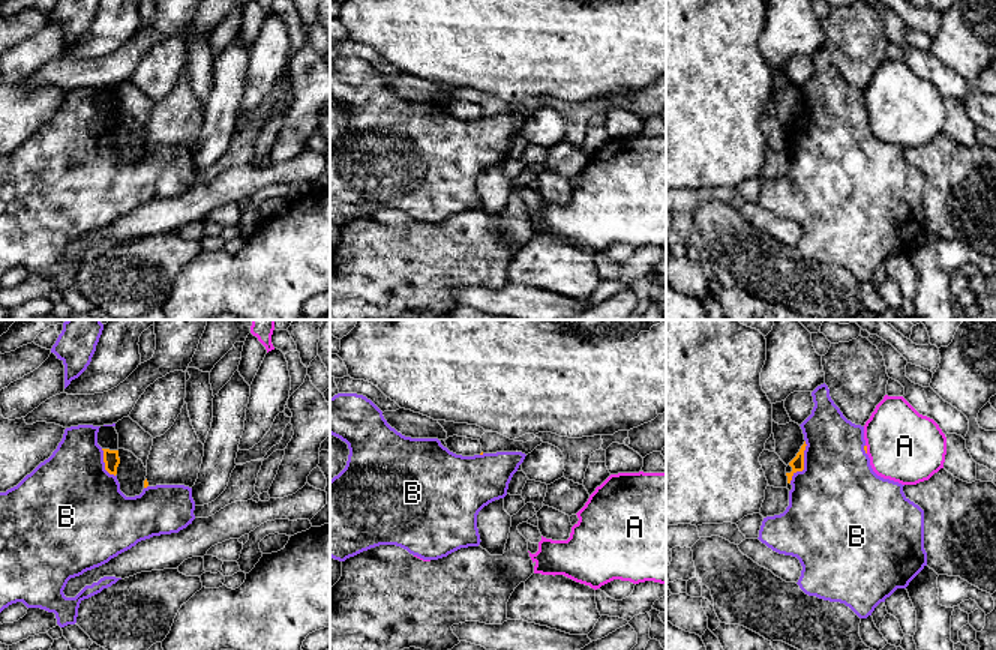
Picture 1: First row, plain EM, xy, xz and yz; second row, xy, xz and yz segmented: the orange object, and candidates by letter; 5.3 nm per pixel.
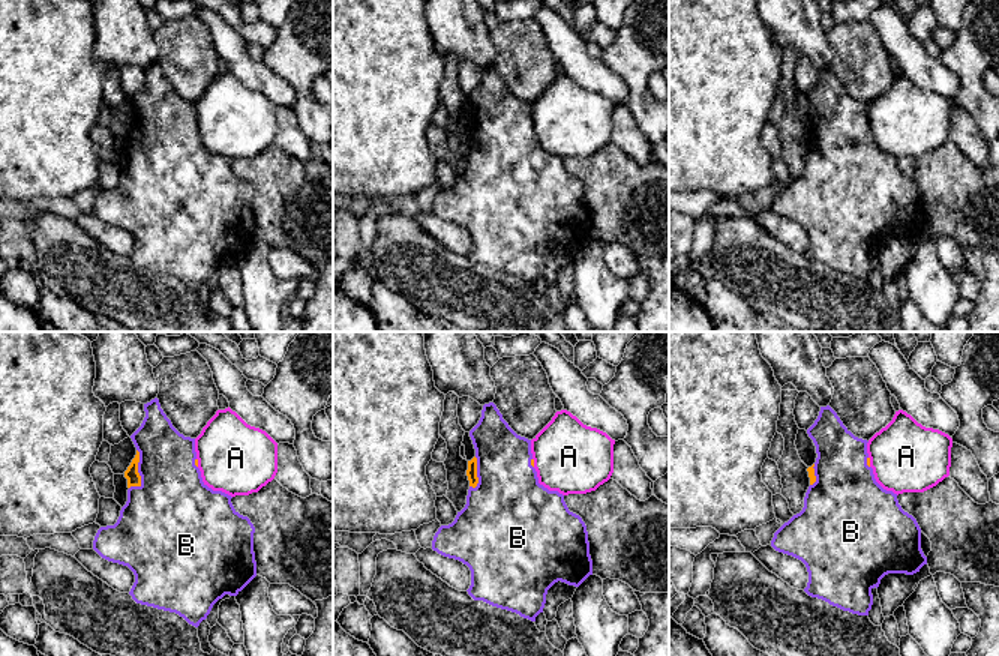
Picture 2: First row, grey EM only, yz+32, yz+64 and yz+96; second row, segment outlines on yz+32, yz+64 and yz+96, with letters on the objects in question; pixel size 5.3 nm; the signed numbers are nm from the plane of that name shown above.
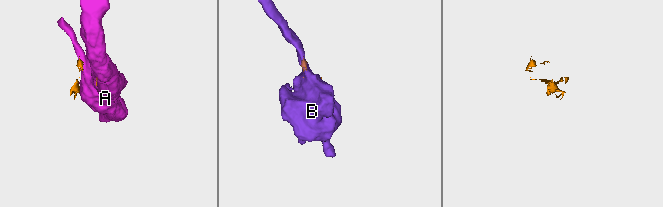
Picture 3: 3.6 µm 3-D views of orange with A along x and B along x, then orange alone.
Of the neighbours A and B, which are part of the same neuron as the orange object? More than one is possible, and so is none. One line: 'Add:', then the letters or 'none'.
Add: B

